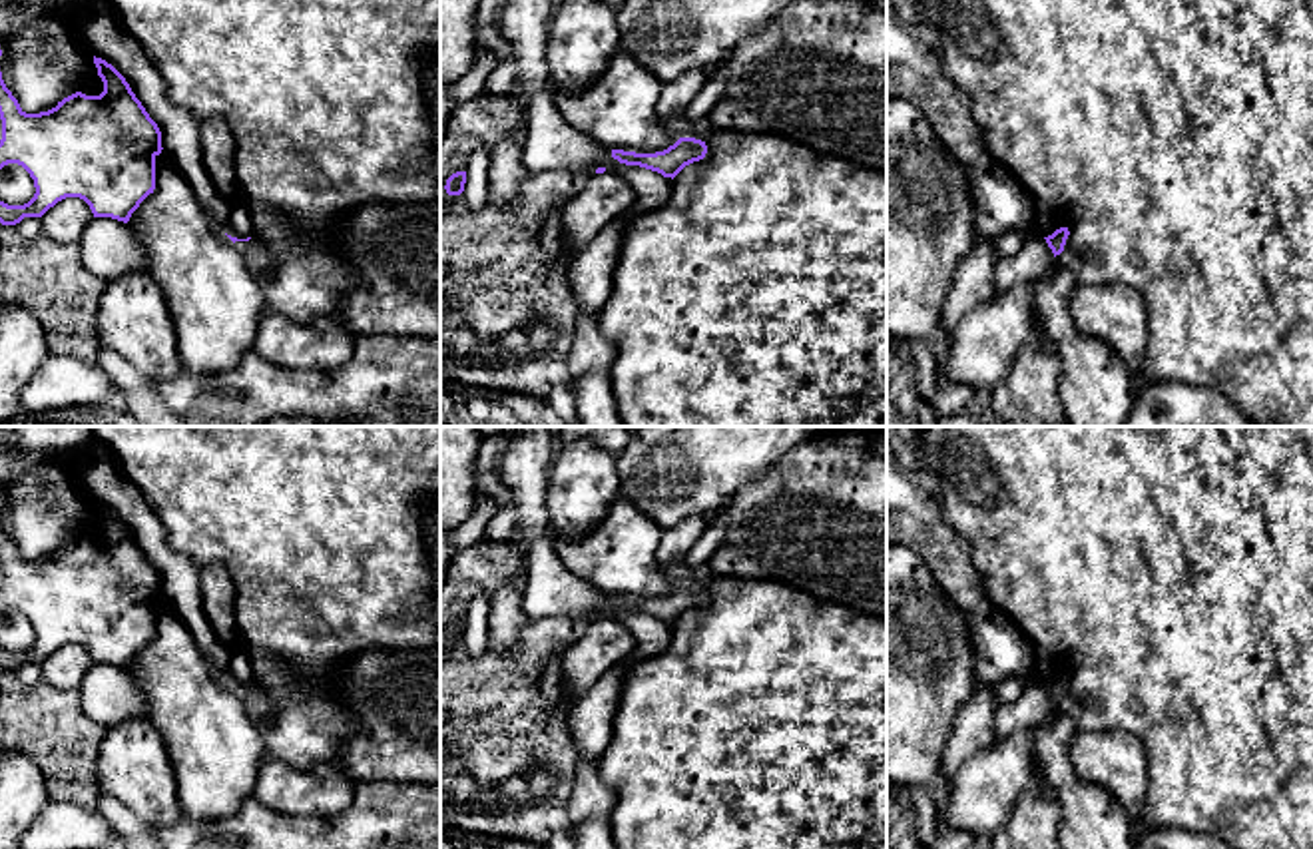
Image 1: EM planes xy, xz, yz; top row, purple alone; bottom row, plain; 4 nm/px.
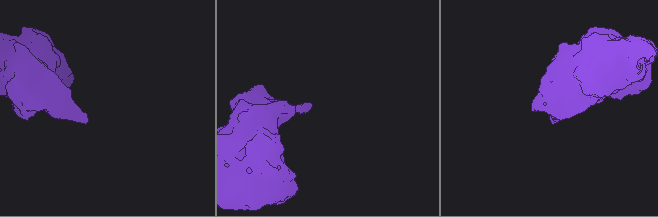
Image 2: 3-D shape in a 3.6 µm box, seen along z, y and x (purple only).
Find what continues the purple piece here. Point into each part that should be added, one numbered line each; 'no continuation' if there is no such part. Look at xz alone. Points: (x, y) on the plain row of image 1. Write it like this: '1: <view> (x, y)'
1: xz (702, 576)

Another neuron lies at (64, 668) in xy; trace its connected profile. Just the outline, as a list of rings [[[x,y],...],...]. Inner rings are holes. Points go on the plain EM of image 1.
[[[66,644],[50,654],[42,664],[44,680],[56,690],[78,690],[88,670],[94,666],[90,652],[80,644]]]

